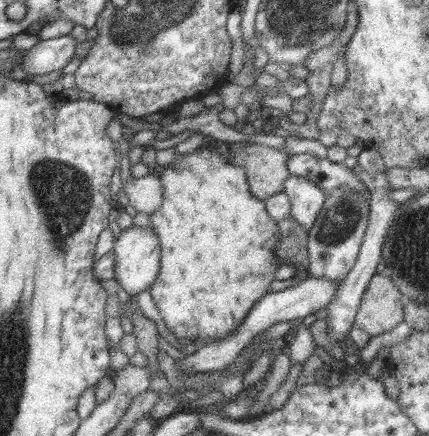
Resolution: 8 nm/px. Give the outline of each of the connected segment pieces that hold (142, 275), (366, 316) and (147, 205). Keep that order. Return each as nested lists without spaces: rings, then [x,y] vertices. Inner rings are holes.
[[[133,225],[122,229],[120,235],[114,240],[115,252],[115,279],[131,296],[146,291],[156,281],[160,273],[161,246],[156,231],[150,227]]]
[[[386,272],[375,274],[360,300],[354,325],[368,332],[371,337],[390,332],[404,321],[404,306],[402,293]]]
[[[154,175],[131,177],[122,190],[127,194],[129,204],[137,212],[142,211],[152,215],[164,201],[162,180]]]

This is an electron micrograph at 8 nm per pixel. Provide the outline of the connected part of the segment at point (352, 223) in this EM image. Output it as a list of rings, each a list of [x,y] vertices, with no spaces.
[[[347,183],[338,185],[326,195],[324,206],[316,216],[316,222],[308,230],[308,276],[328,281],[342,281],[346,278],[357,261],[365,230],[368,228],[369,214],[370,202],[356,190],[352,190]]]

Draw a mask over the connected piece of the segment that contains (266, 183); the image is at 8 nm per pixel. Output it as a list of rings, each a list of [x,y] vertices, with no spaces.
[[[251,143],[248,150],[229,159],[230,163],[244,167],[252,196],[266,200],[284,190],[288,171],[288,155],[278,149]]]

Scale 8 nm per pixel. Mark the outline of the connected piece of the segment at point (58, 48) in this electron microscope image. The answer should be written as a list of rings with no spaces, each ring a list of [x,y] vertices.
[[[70,35],[40,41],[24,55],[24,72],[28,76],[62,71],[74,58],[77,41]]]

